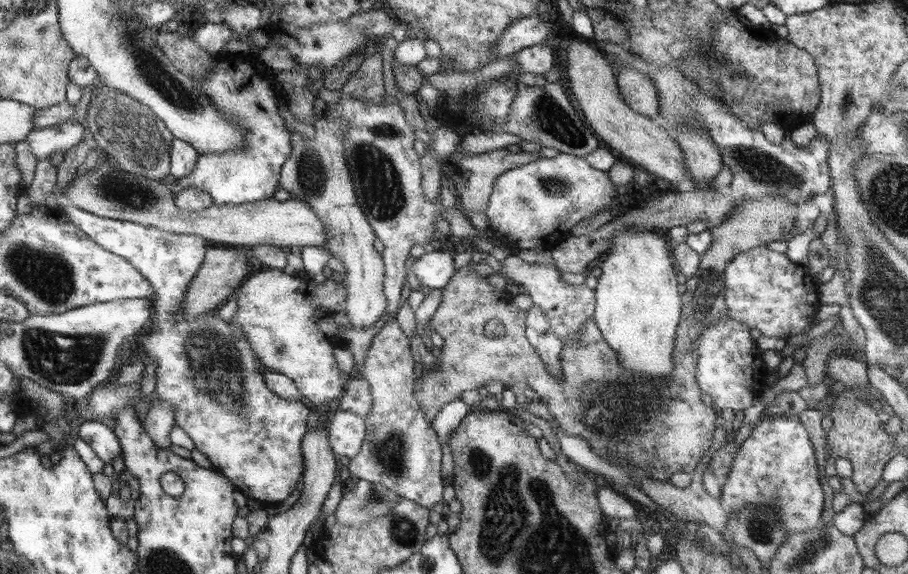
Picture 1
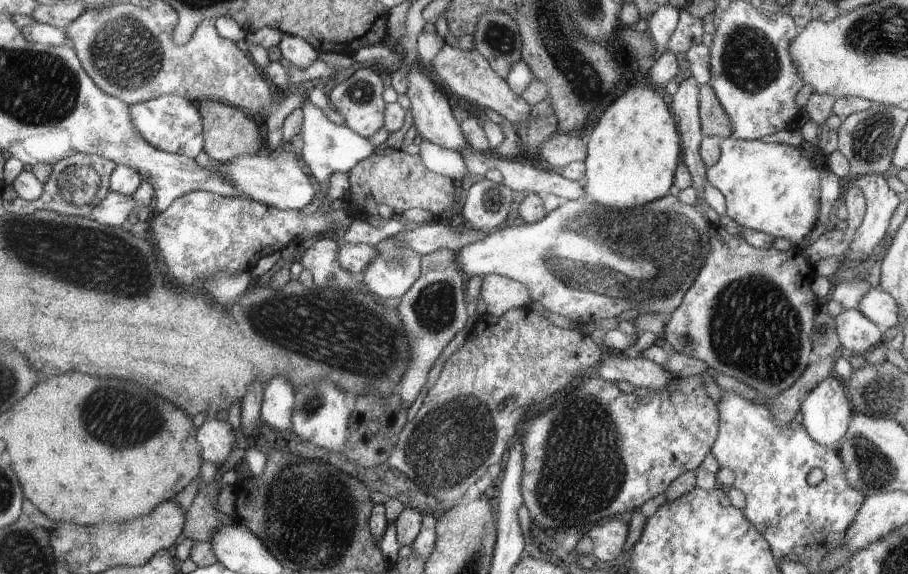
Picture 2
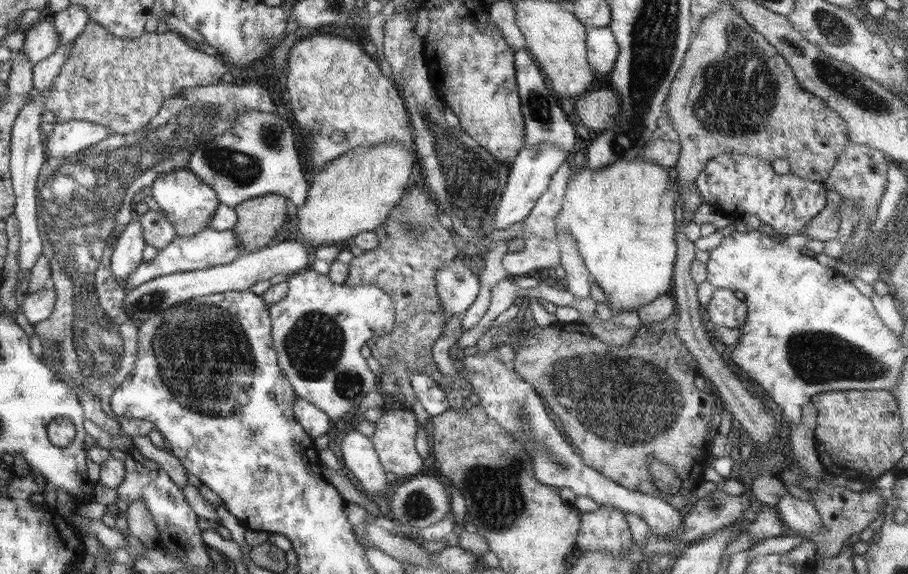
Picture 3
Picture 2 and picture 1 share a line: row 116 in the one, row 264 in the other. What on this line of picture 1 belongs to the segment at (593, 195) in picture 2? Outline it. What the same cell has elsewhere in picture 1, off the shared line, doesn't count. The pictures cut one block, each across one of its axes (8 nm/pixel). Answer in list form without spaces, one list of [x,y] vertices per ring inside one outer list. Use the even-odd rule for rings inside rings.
[[[650,229],[618,231],[611,238],[606,258],[601,259],[597,264],[602,273],[597,278],[598,286],[594,290],[596,302],[592,317],[606,338],[606,342],[617,352],[618,363],[634,374],[644,375],[646,378],[667,377],[675,367],[673,366],[674,341],[681,322],[680,306],[684,306],[684,302],[680,302],[674,260],[670,258],[666,240],[660,234],[650,232]]]

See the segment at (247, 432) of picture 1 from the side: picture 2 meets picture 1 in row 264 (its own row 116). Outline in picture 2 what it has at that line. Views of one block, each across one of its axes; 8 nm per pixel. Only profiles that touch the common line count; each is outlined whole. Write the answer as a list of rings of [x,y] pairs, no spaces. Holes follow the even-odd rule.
[[[162,95],[155,99],[130,105],[135,129],[154,148],[195,159],[204,149],[204,122],[197,103],[180,95]]]

